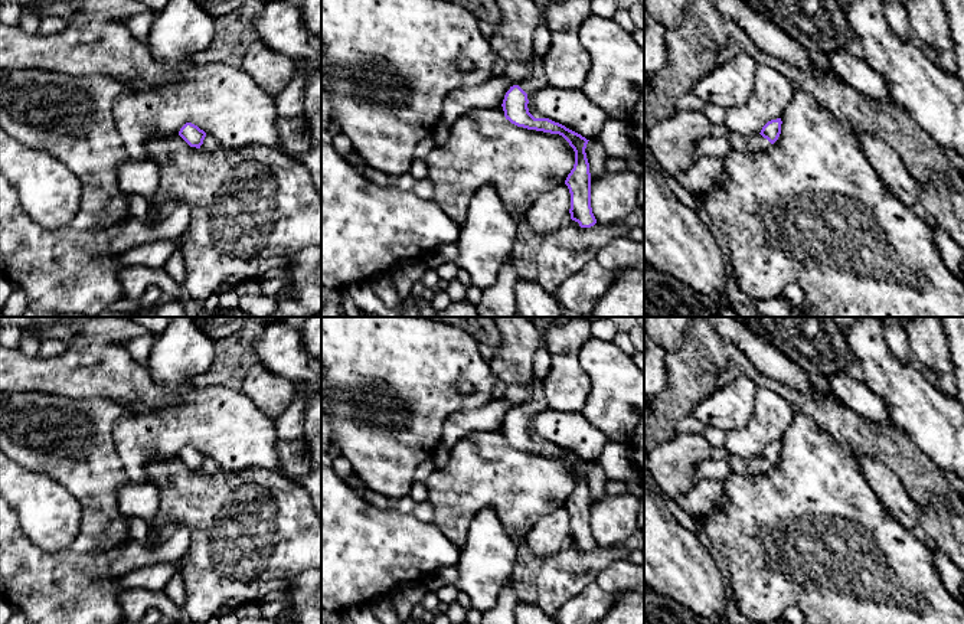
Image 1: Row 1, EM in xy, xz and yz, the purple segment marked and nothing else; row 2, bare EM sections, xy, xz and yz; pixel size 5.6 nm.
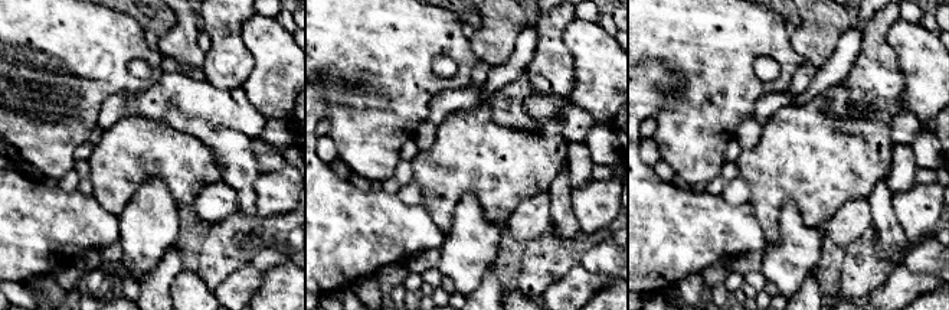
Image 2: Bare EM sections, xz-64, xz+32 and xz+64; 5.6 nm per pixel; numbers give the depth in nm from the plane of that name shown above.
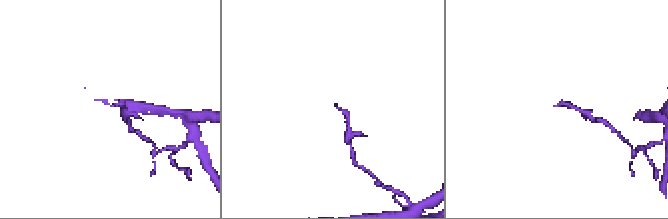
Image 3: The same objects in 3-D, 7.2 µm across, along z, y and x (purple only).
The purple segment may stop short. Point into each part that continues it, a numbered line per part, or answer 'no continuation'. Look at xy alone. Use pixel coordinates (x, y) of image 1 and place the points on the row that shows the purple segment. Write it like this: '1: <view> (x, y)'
1: xy (209, 144)

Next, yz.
1: yz (757, 143)

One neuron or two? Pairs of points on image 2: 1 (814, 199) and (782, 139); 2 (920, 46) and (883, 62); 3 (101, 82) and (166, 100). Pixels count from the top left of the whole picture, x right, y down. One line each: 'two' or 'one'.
1: one
2: two
3: two

